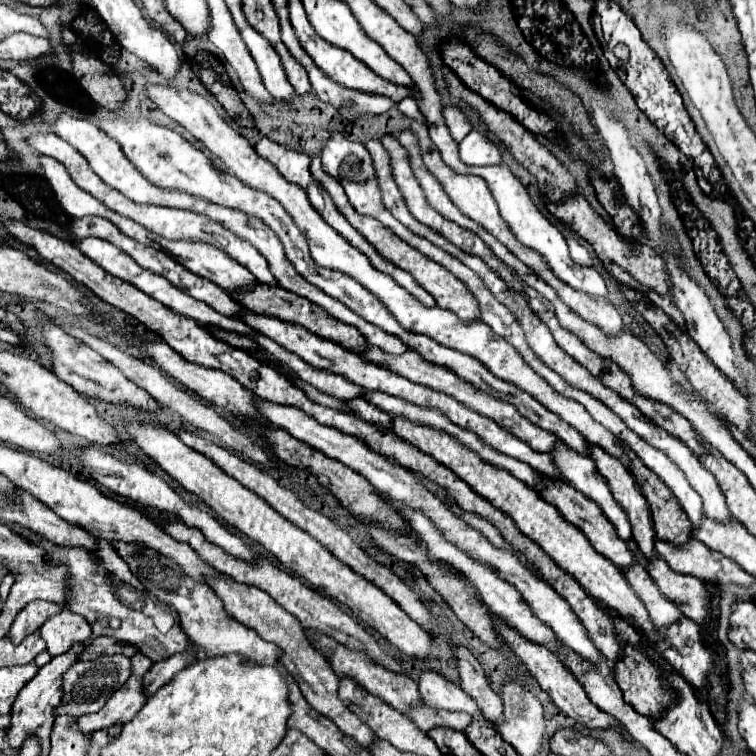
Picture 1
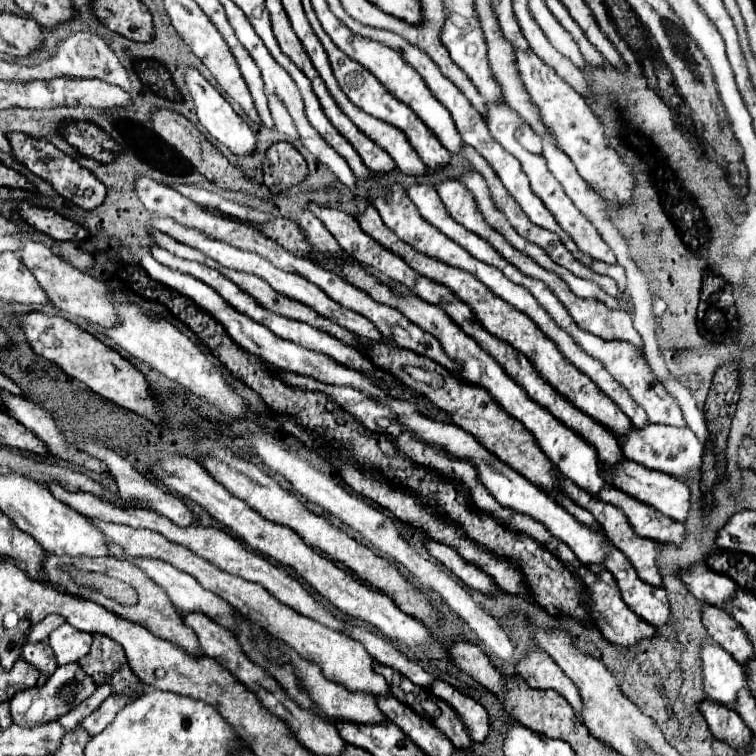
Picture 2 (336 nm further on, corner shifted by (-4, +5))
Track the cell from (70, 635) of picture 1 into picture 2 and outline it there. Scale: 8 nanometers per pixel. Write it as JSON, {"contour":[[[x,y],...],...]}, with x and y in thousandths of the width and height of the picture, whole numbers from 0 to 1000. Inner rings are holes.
{"contour":[[[90,824],[66,837],[66,856],[71,858],[77,880],[103,874],[116,864],[119,853],[122,853],[122,840],[103,835]]]}

